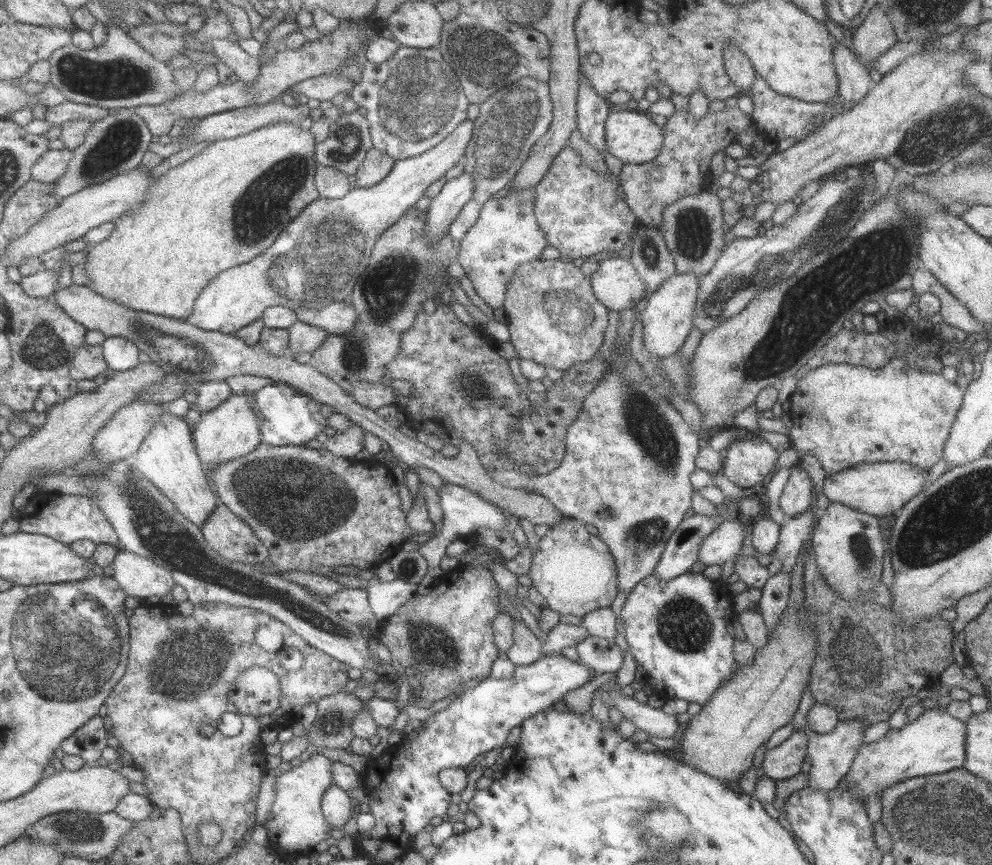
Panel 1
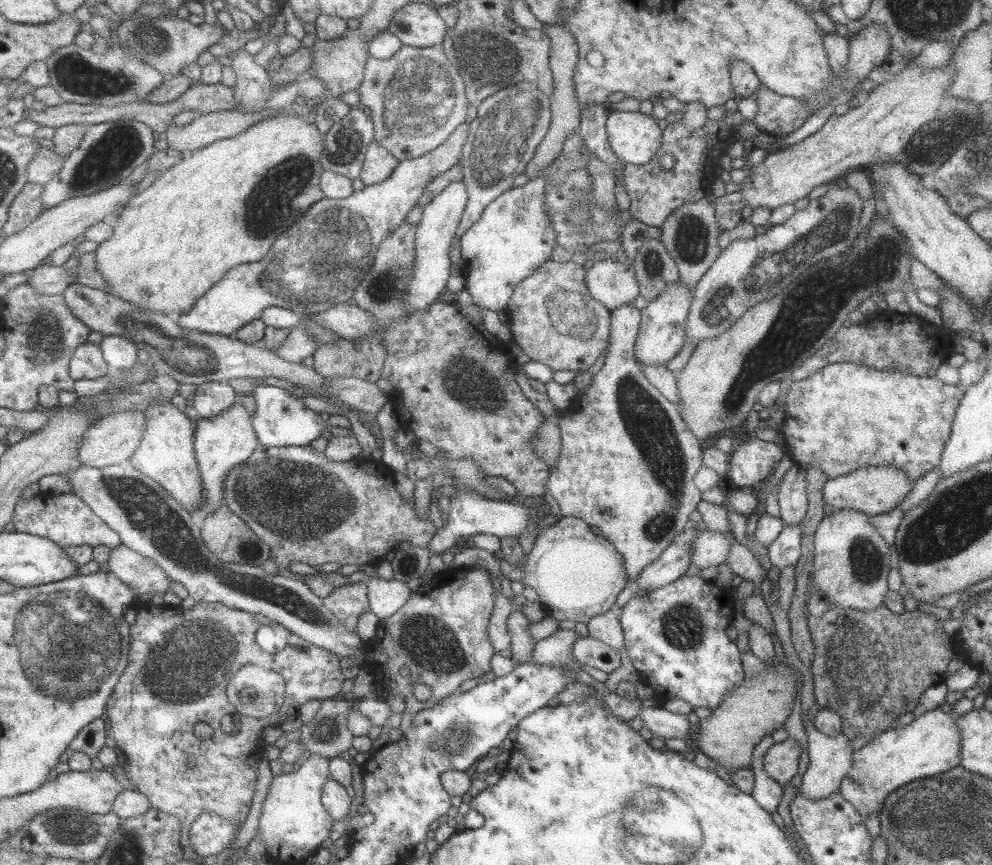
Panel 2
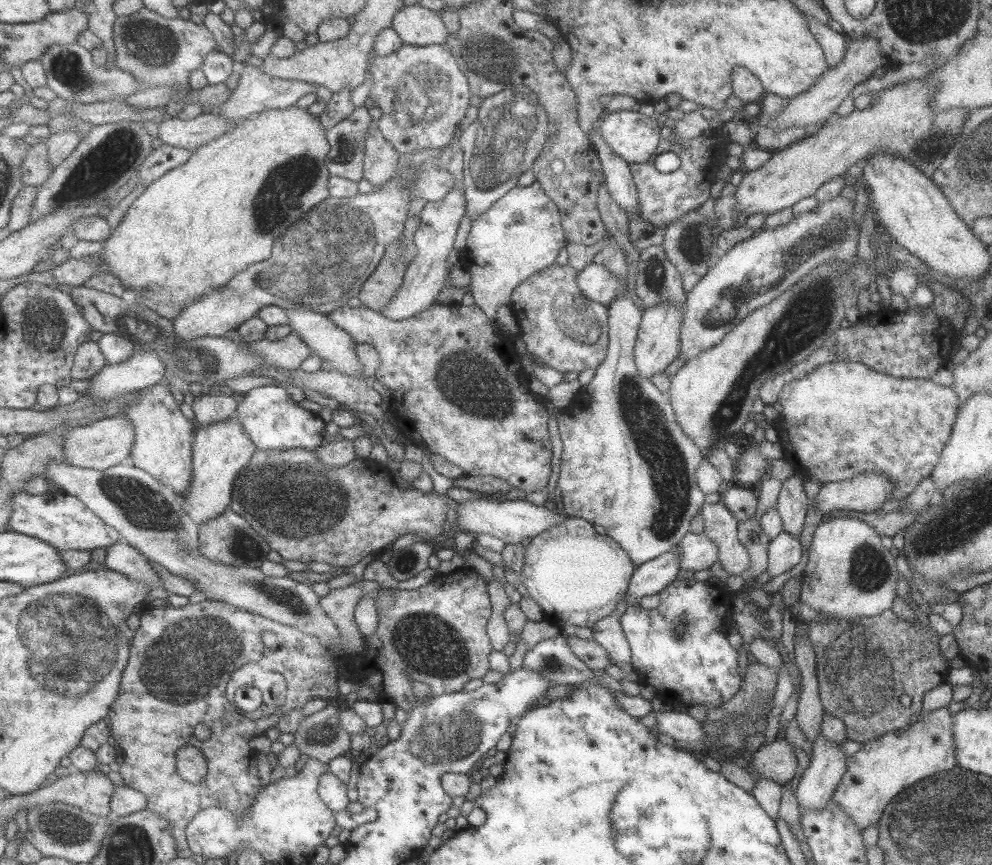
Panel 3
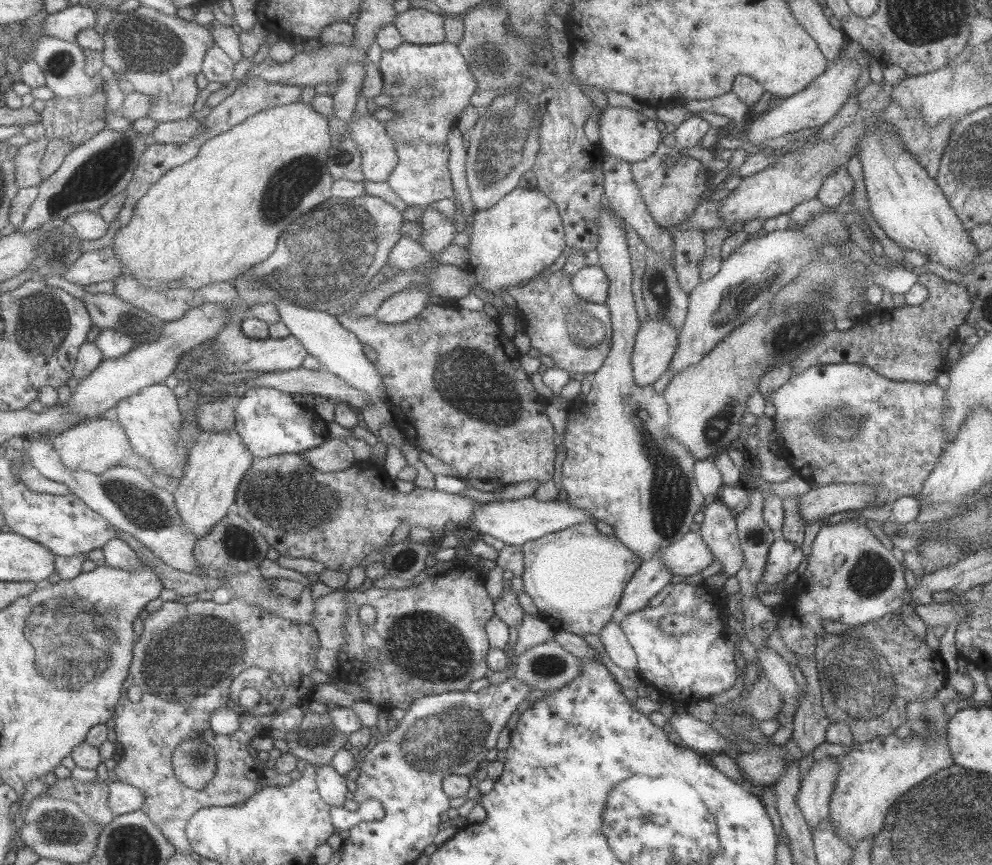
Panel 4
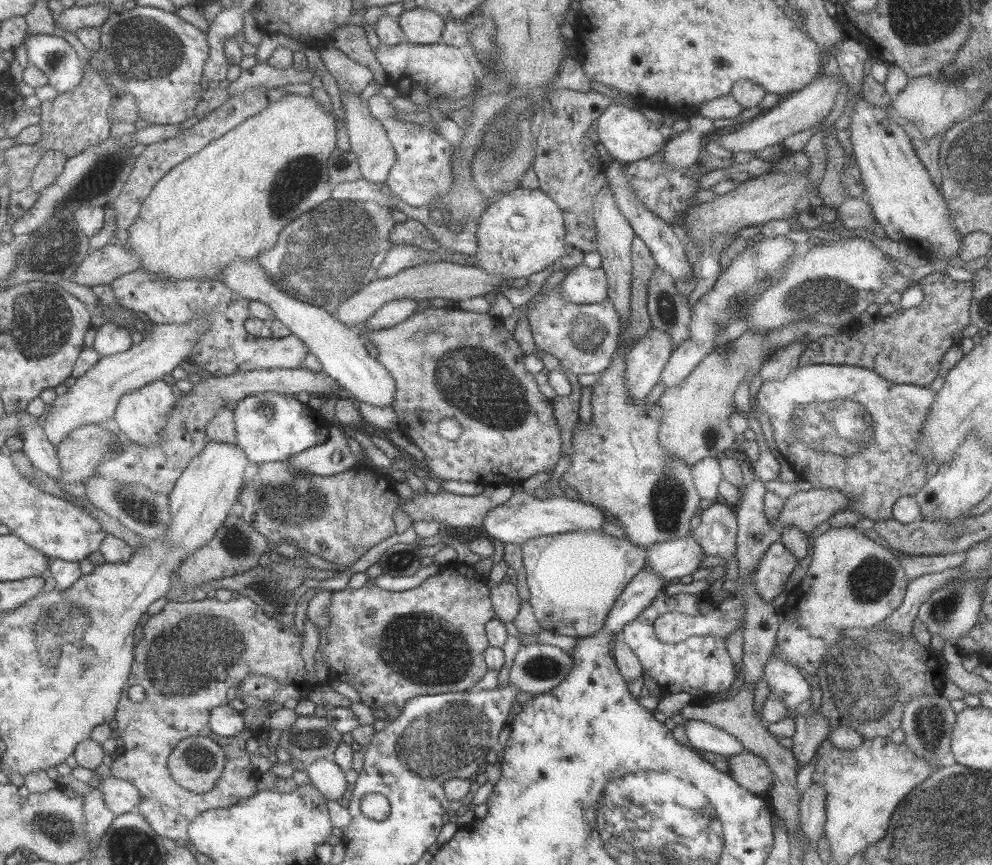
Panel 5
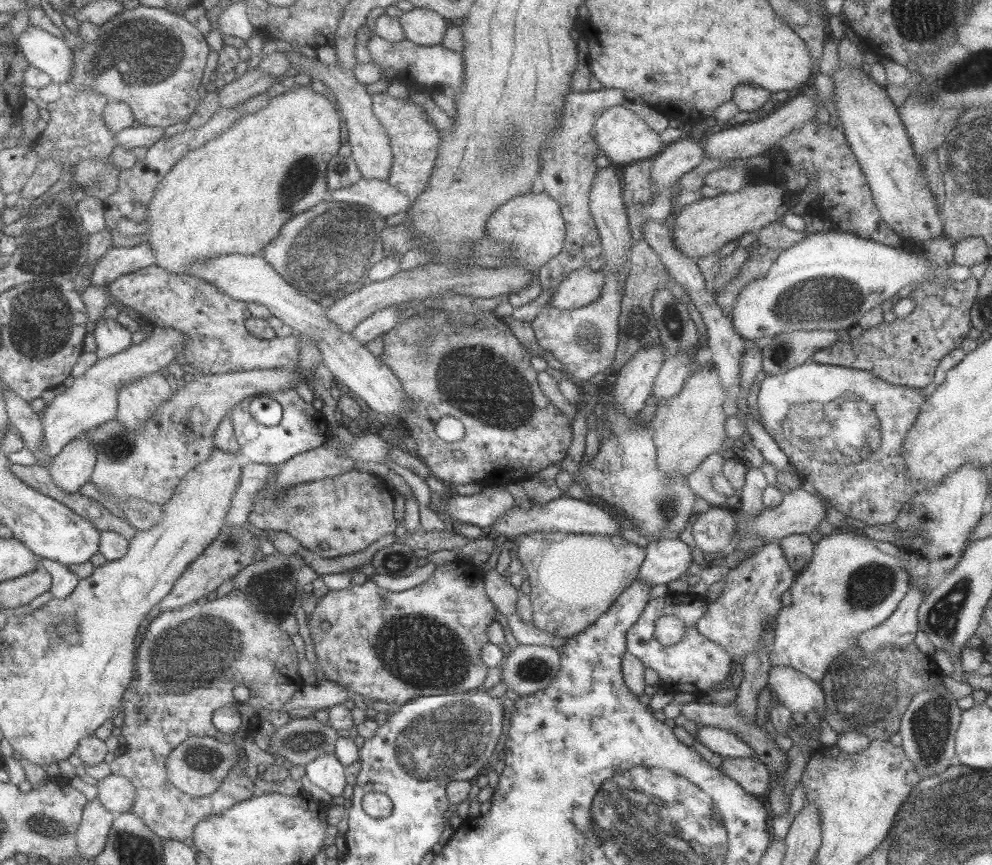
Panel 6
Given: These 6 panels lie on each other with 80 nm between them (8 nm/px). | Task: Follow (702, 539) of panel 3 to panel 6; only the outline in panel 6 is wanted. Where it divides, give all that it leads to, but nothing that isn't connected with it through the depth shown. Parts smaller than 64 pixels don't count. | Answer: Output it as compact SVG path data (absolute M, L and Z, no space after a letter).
M678 537L648 540L644 549L645 556L636 578L651 586L678 580L692 562L691 548Z

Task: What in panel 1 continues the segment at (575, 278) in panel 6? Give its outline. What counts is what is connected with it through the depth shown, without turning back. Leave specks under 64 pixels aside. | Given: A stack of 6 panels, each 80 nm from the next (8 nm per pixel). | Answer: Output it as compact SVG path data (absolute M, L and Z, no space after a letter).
M620 256L599 261L589 280L595 298L609 310L617 312L635 308L639 300L645 300L647 297L645 285L630 260Z

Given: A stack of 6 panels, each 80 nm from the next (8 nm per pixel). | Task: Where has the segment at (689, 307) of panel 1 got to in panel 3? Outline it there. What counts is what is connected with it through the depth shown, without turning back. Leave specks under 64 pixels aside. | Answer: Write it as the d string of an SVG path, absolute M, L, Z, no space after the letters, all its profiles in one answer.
M671 303L644 307L633 350L633 362L641 378L650 379L651 374L664 372L667 366L678 358L683 317L684 311Z

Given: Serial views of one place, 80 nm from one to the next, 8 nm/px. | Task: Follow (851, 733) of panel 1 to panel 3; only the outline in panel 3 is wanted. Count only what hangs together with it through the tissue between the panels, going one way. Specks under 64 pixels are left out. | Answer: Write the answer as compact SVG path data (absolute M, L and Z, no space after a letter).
M817 733L812 742L809 764L801 772L794 792L798 804L806 809L820 809L827 801L831 801L846 772L847 761L839 743L831 742Z

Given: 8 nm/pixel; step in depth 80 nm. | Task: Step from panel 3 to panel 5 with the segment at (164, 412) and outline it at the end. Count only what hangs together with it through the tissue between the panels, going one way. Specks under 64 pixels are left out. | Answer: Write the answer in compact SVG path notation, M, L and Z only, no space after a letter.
M162 379L155 380L123 397L113 420L135 445L155 445L159 443L159 431L169 419L171 404L175 406L175 394L171 394L171 386L167 386Z

